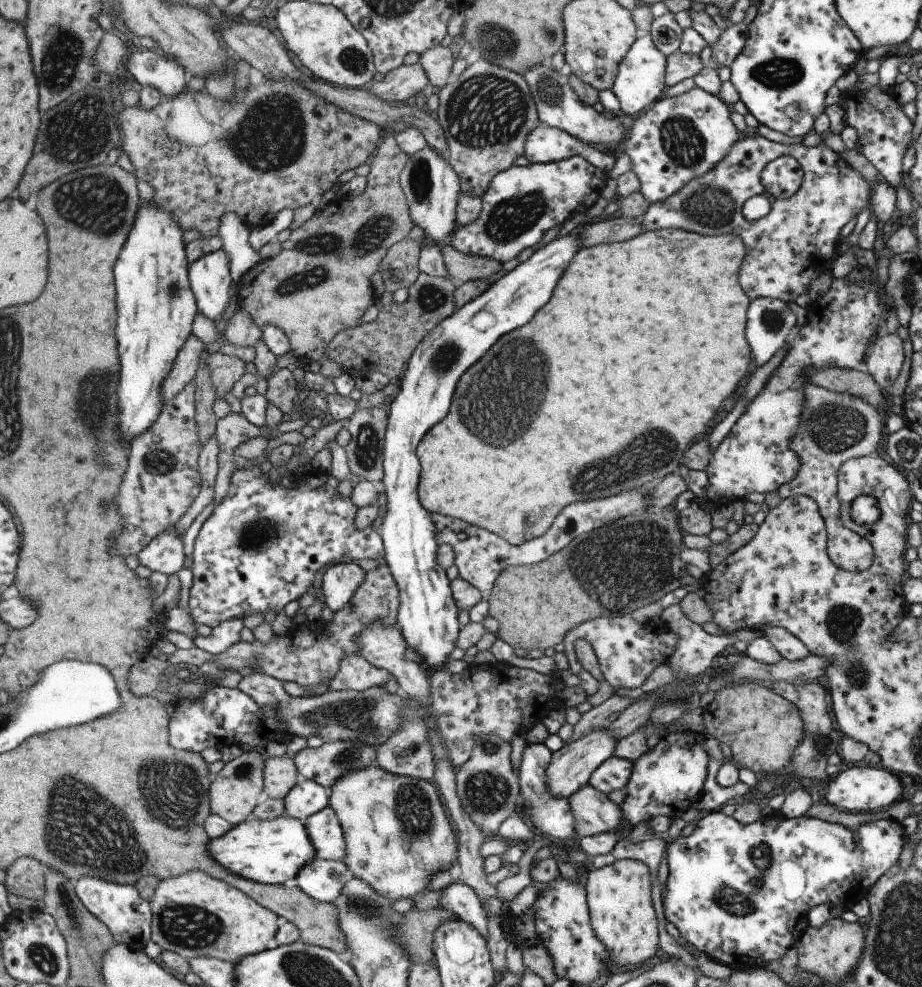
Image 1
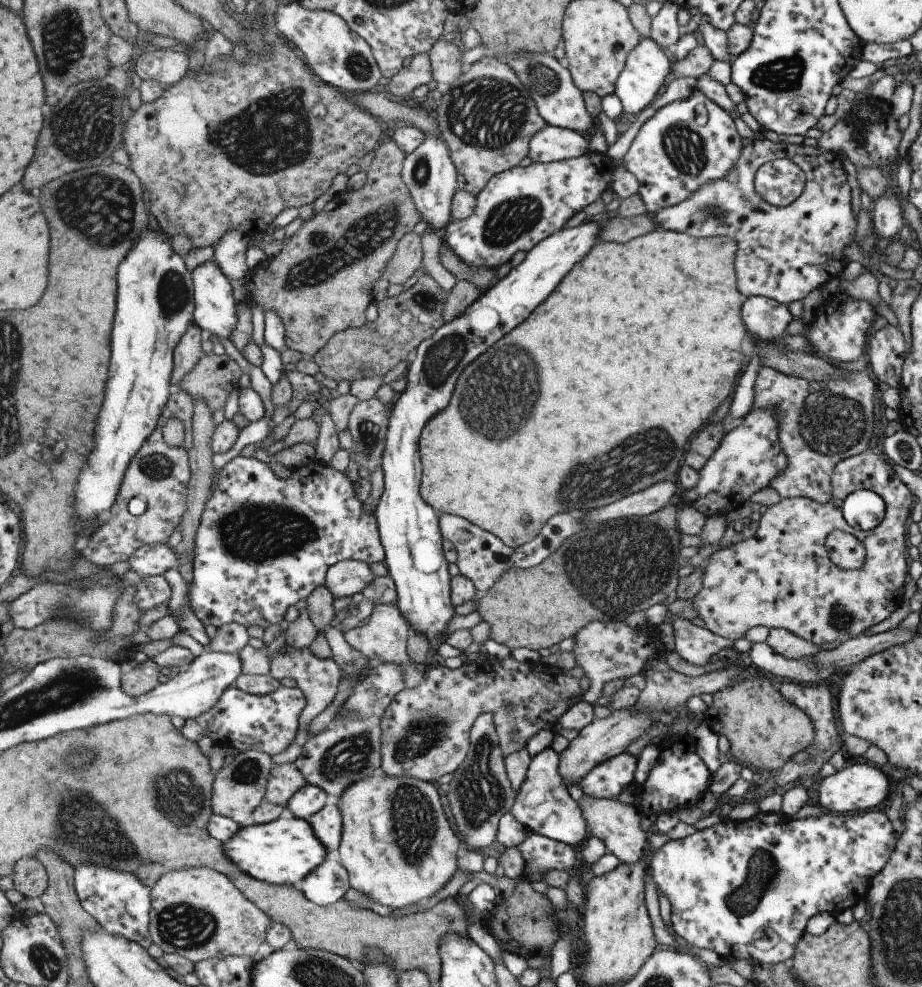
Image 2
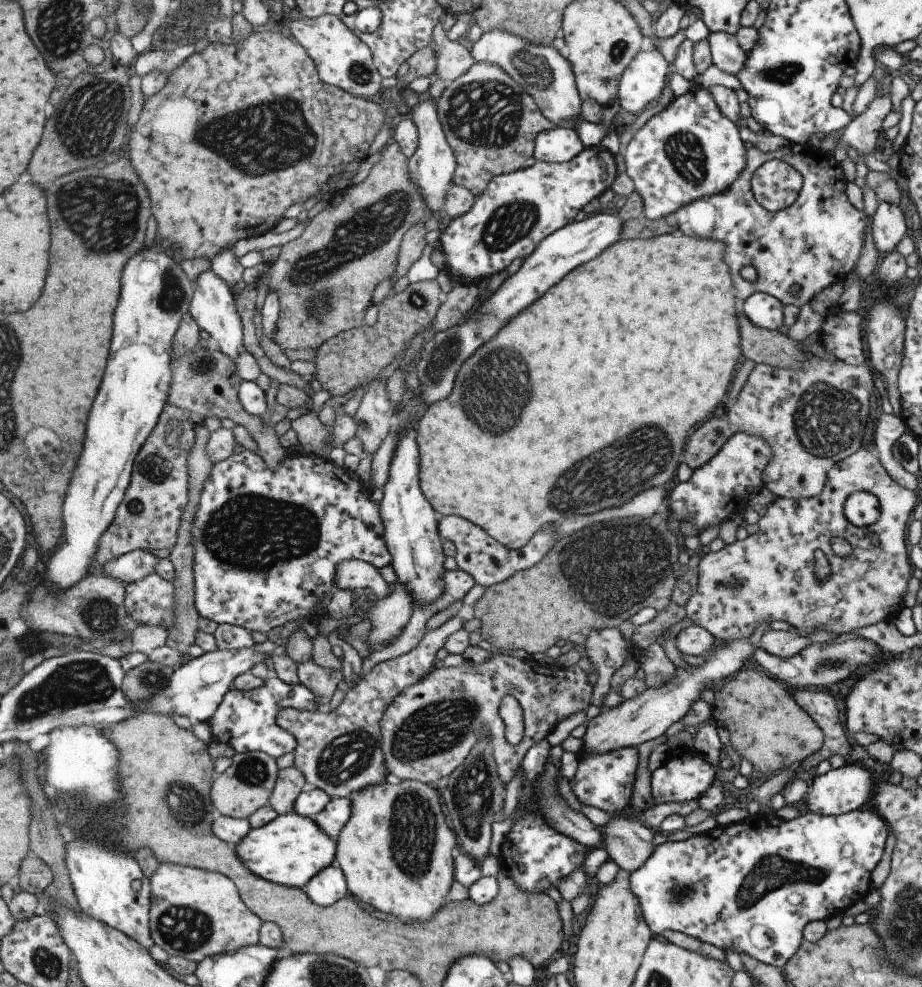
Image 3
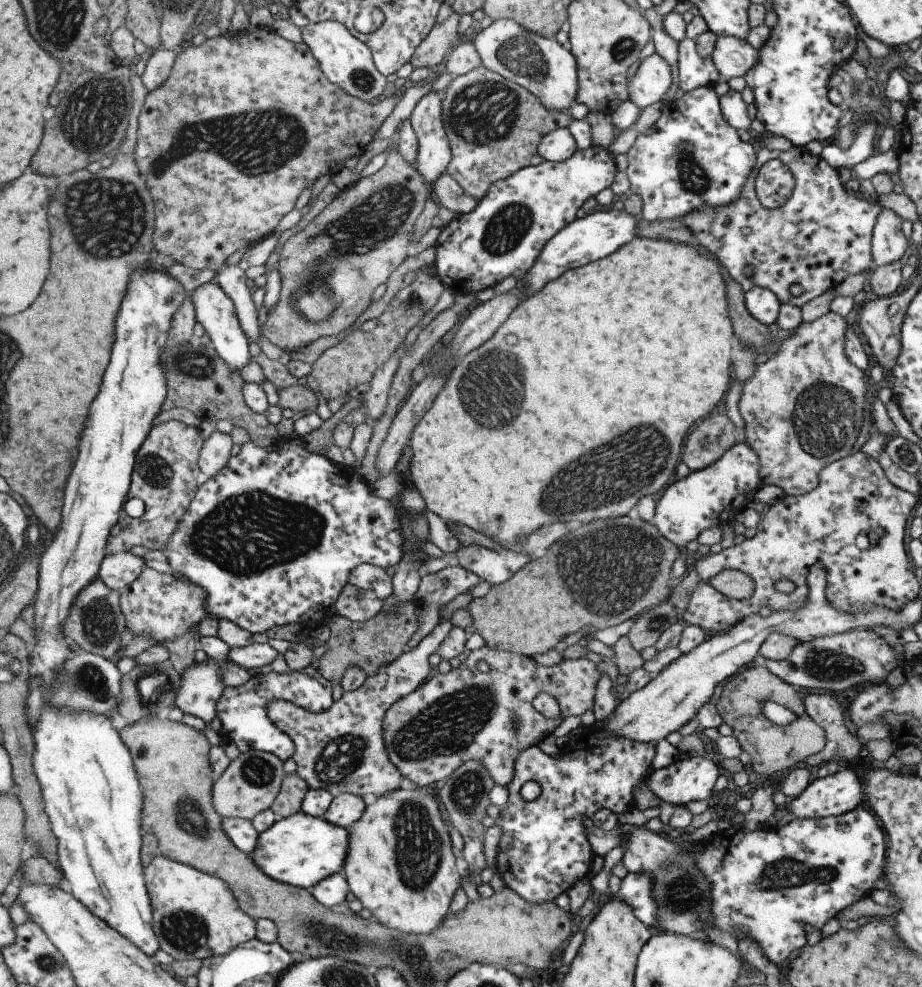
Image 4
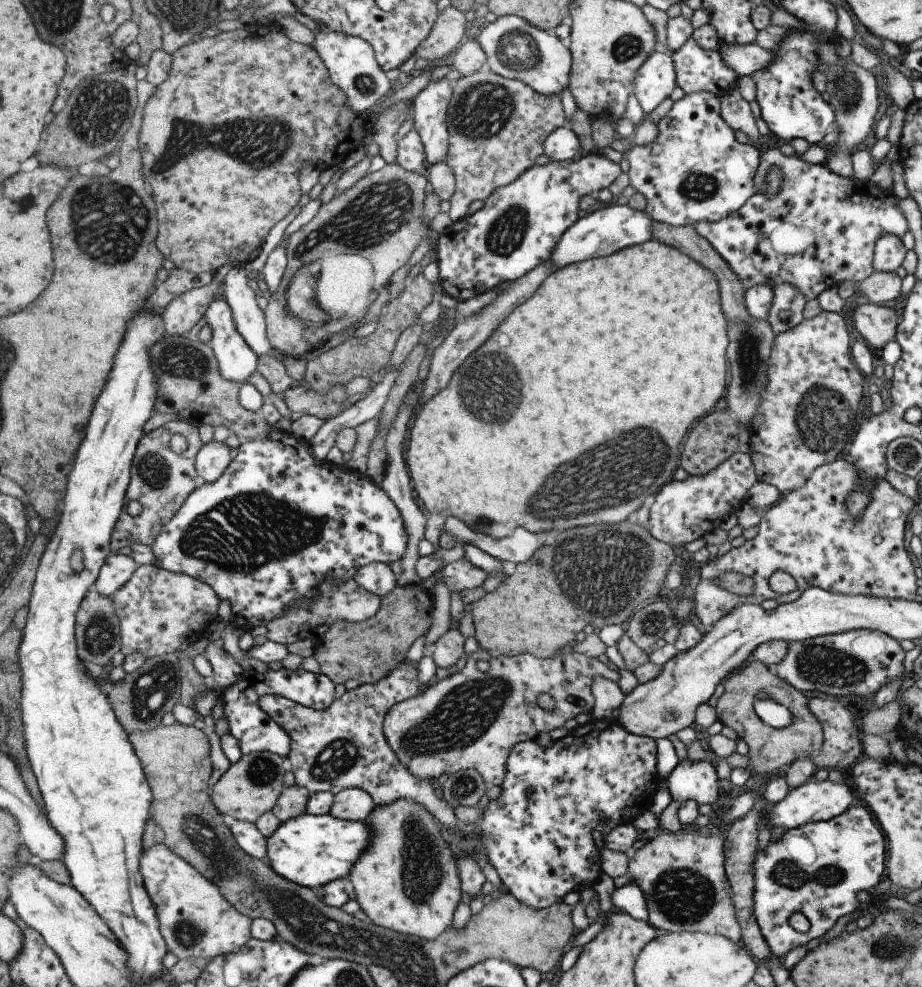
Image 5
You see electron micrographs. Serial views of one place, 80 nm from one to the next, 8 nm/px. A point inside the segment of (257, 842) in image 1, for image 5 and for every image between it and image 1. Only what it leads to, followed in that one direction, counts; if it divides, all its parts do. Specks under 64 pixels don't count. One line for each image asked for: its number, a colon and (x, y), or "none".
2: (284, 852)
3: (292, 849)
4: (301, 850)
5: (311, 850)

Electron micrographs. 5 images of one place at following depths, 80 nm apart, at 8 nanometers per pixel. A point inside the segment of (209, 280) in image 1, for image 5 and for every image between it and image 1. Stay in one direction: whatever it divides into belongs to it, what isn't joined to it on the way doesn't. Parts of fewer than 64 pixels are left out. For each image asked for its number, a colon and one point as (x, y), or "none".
2: (215, 306)
3: (213, 307)
4: (217, 314)
5: (237, 360)

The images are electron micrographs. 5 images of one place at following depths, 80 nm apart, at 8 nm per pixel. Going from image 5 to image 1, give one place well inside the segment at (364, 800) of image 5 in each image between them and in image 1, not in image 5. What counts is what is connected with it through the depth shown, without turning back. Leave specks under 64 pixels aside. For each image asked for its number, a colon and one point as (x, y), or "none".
1: (326, 830)
2: (328, 824)
3: (332, 819)
4: (346, 809)

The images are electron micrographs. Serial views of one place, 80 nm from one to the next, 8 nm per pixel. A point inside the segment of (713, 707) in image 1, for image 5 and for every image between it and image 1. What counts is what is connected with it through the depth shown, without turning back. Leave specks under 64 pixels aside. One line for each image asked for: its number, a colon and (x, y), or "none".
2: (764, 730)
3: (766, 727)
4: (771, 747)
5: (769, 748)

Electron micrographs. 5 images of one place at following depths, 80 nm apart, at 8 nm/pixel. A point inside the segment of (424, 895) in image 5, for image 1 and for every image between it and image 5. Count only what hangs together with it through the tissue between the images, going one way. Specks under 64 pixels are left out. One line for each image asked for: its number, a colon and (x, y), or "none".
1: (397, 835)
2: (397, 846)
3: (396, 849)
4: (400, 867)

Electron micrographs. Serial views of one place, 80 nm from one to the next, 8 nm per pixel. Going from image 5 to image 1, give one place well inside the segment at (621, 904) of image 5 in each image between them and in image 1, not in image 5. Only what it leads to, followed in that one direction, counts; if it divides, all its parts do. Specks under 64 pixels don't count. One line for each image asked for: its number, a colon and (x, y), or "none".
1: (709, 901)
2: (745, 890)
3: (750, 886)
4: (635, 889)

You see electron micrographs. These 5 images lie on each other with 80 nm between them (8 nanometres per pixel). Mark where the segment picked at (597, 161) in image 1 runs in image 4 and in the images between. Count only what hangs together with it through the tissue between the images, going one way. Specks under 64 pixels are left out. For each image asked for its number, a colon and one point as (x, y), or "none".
2: (551, 144)
3: (558, 144)
4: (557, 145)

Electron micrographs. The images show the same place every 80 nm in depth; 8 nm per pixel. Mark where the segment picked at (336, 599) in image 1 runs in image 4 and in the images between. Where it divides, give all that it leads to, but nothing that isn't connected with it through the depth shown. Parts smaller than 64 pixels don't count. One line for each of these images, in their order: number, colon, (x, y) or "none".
2: (348, 577)
3: (355, 575)
4: (371, 579)

